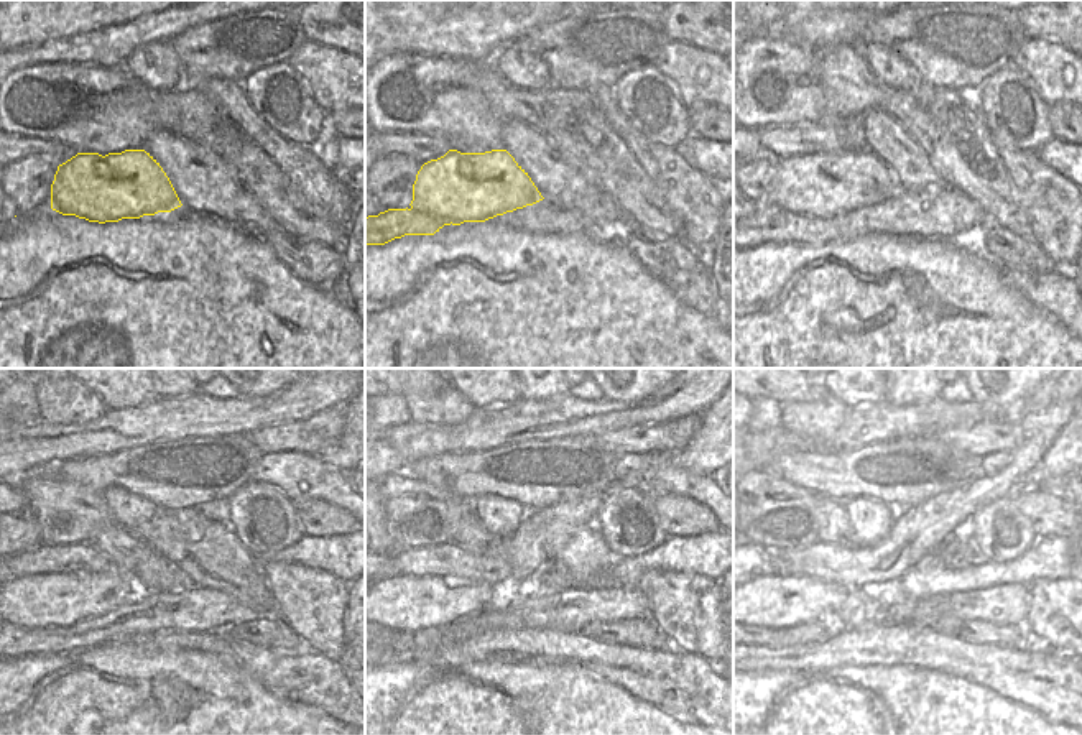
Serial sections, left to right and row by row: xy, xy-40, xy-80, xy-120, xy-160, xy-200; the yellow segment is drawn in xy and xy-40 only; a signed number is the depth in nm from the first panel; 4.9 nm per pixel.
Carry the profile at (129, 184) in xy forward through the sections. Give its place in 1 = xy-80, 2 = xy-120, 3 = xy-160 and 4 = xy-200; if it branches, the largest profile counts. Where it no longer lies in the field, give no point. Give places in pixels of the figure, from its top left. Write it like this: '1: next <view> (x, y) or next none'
1: next xy-80 (829, 201)
2: next xy-120 (41, 600)
3: next xy-160 (403, 602)
4: next xy-200 (778, 600)

